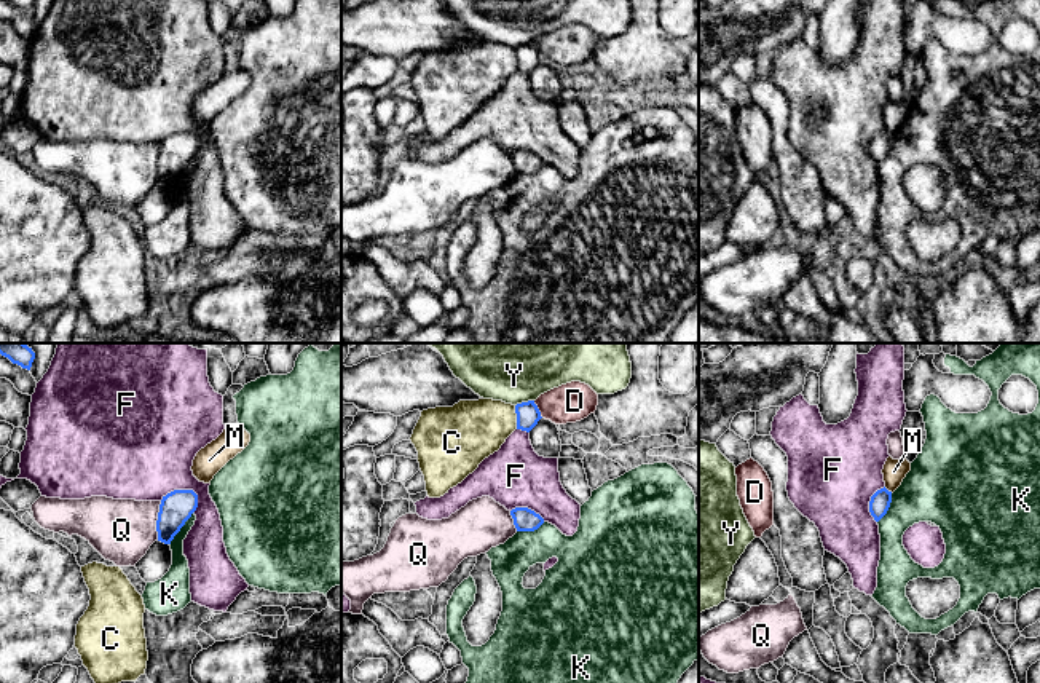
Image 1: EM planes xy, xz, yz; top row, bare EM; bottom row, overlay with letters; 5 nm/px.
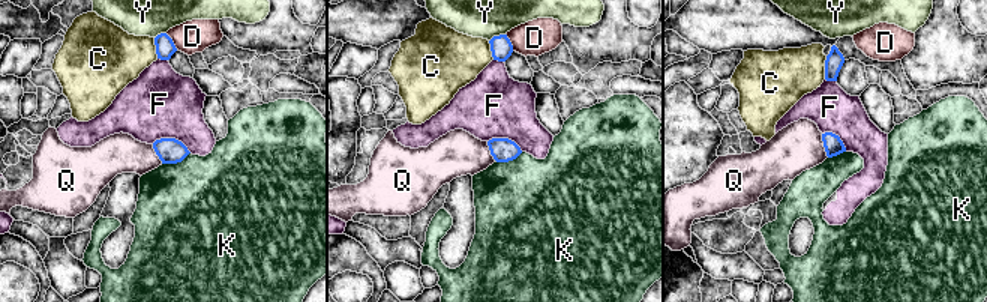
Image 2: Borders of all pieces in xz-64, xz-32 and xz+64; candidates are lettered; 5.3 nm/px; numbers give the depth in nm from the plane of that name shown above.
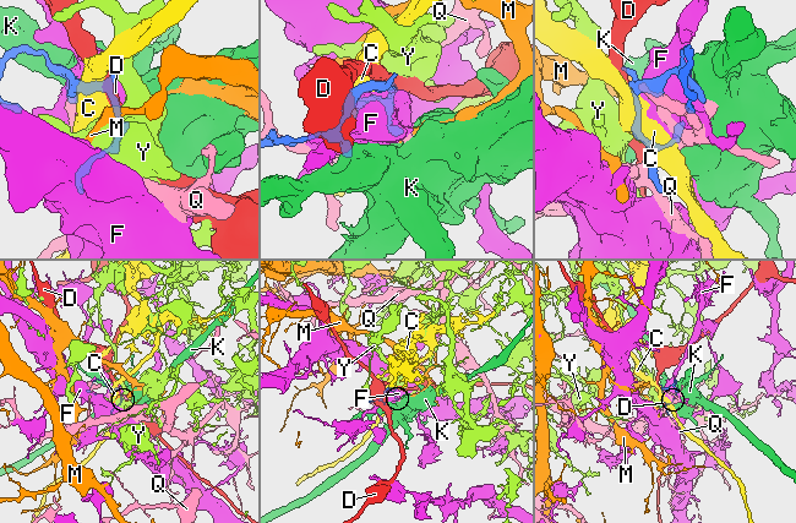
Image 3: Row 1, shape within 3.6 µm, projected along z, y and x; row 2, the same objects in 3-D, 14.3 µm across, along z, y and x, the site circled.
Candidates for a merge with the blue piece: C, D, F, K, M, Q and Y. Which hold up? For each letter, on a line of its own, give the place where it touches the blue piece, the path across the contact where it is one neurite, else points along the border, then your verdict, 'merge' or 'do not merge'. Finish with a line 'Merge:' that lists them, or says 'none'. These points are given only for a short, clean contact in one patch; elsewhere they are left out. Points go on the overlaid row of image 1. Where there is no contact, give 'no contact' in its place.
C: xz (517, 417) | do not merge
D: xz (538, 409) | do not merge
F: xy (184, 490) | do not merge
K: xy (181, 527) | do not merge
M: yz (887, 490) | along yz (884, 487), (892, 492) | do not merge
Q: xy (157, 521) | do not merge
Y: xz (523, 402) | along xz (533, 399), (516, 406) | do not merge
Merge: none

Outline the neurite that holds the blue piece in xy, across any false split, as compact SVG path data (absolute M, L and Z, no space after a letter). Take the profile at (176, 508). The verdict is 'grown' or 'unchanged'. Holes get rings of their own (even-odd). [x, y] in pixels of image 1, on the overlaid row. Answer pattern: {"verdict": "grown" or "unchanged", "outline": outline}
{"verdict": "unchanged", "outline": "M174 490L163 496L156 520L158 541L171 544L196 507L198 495L193 490Z"}

